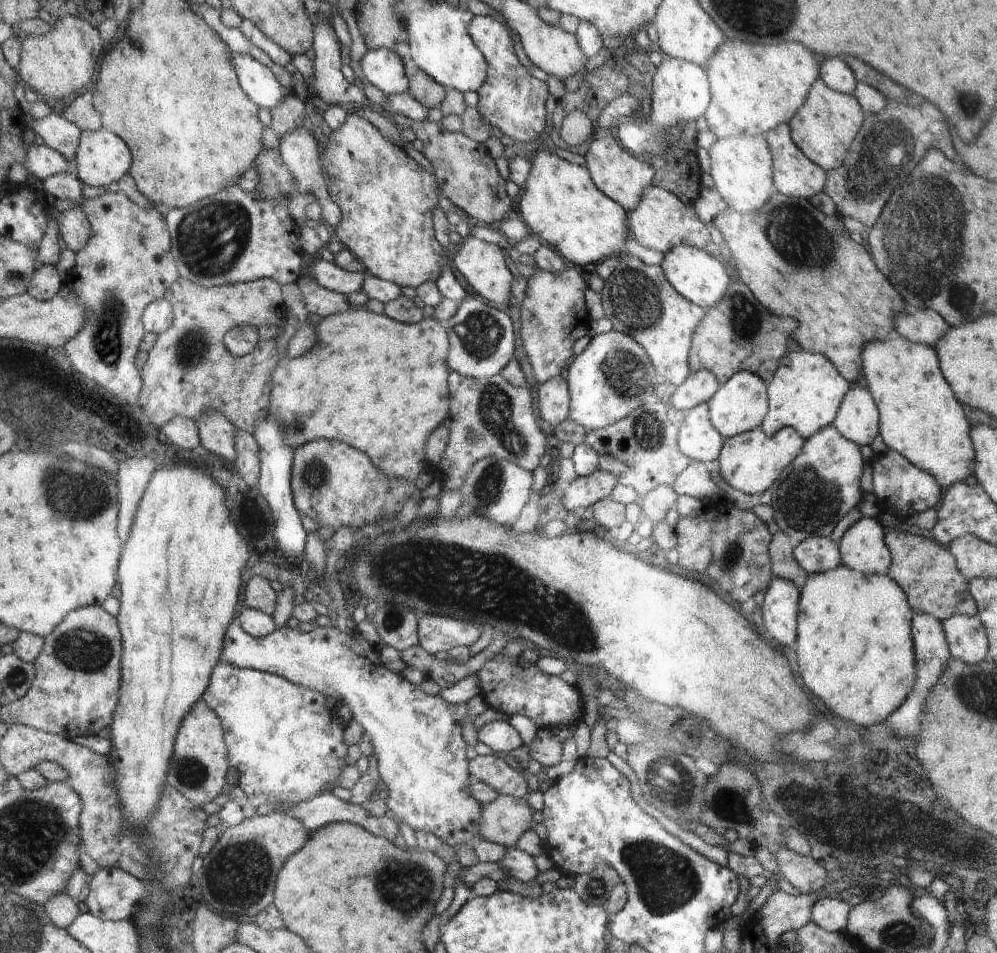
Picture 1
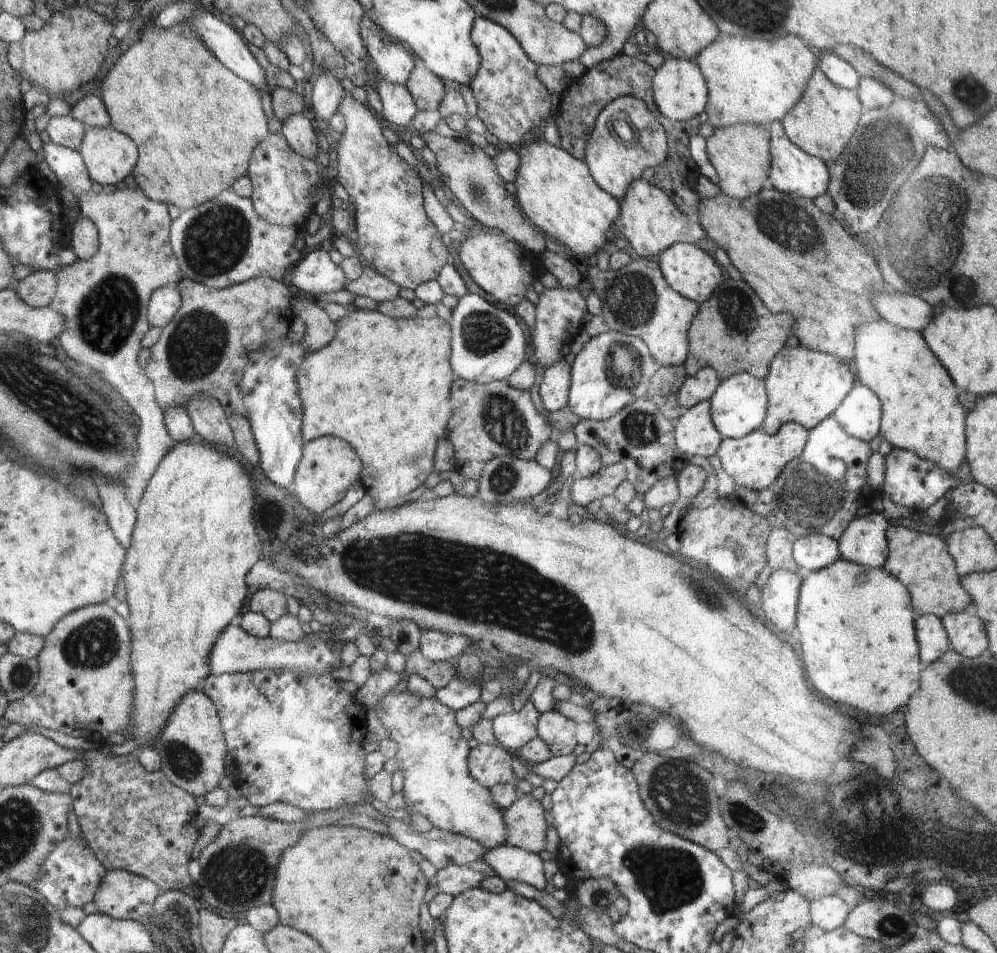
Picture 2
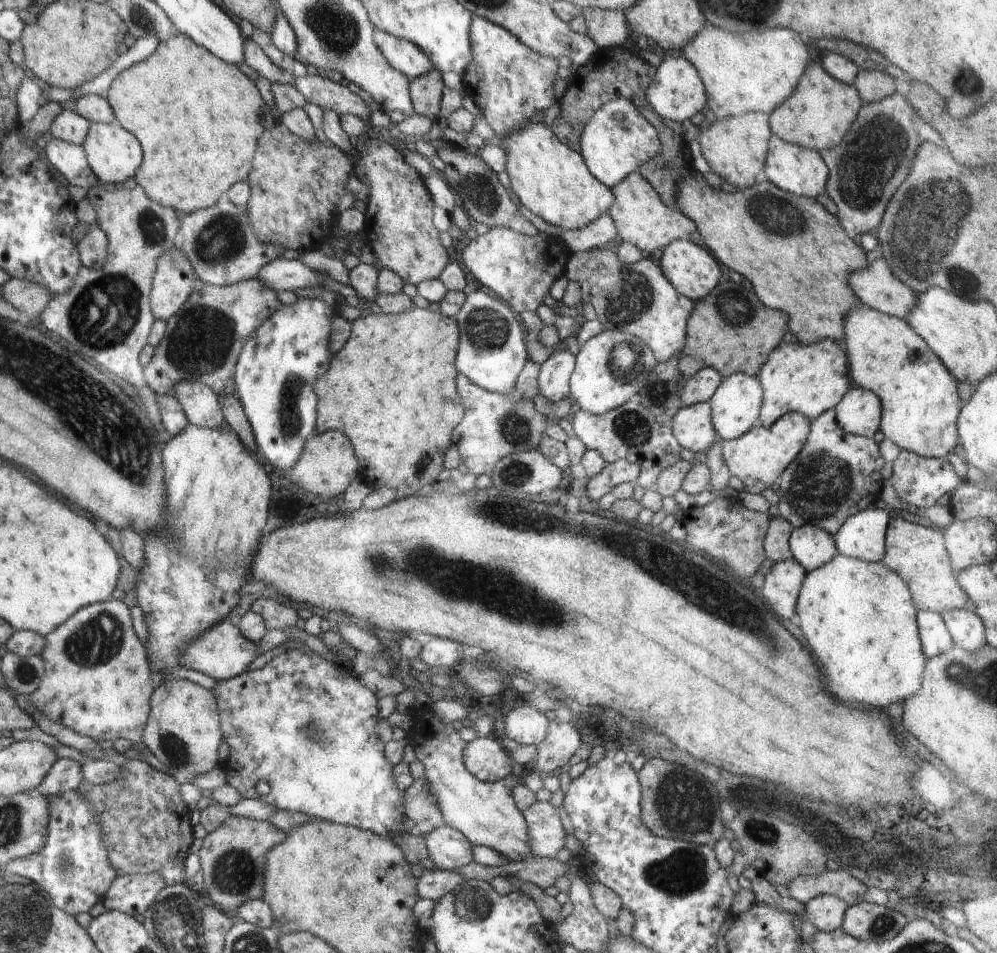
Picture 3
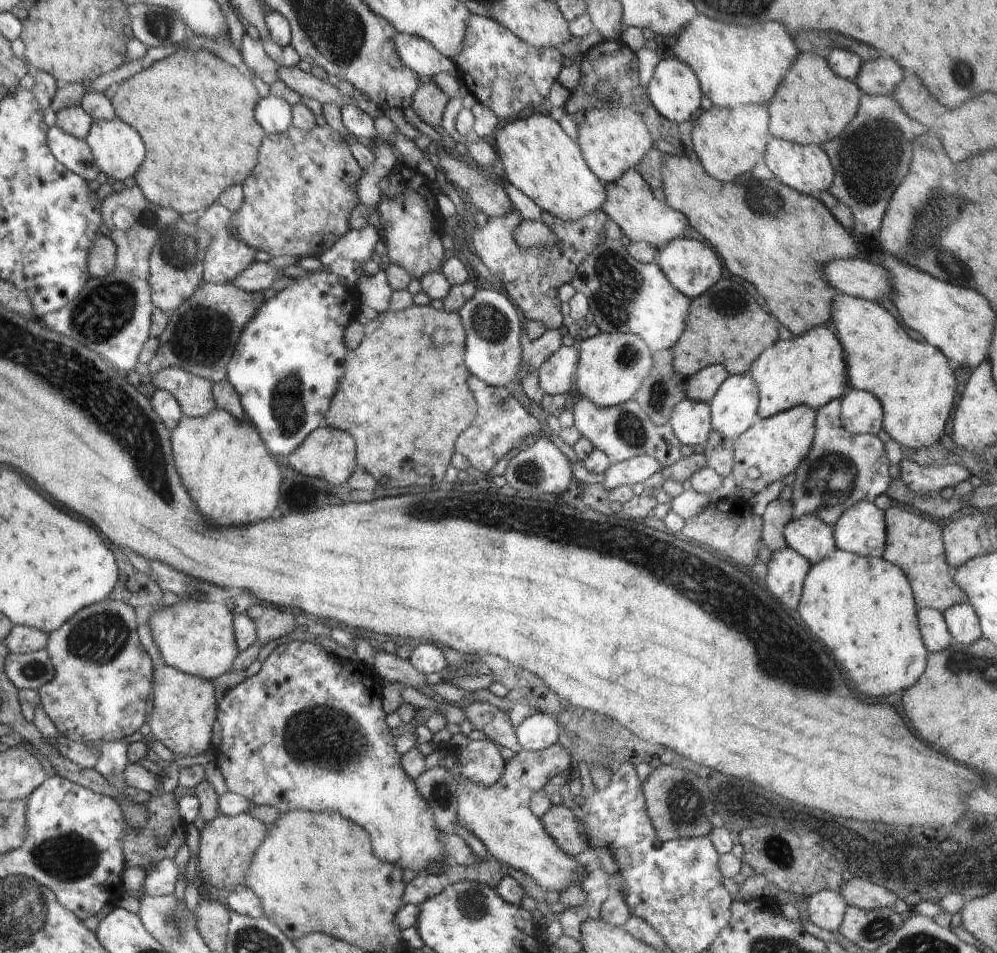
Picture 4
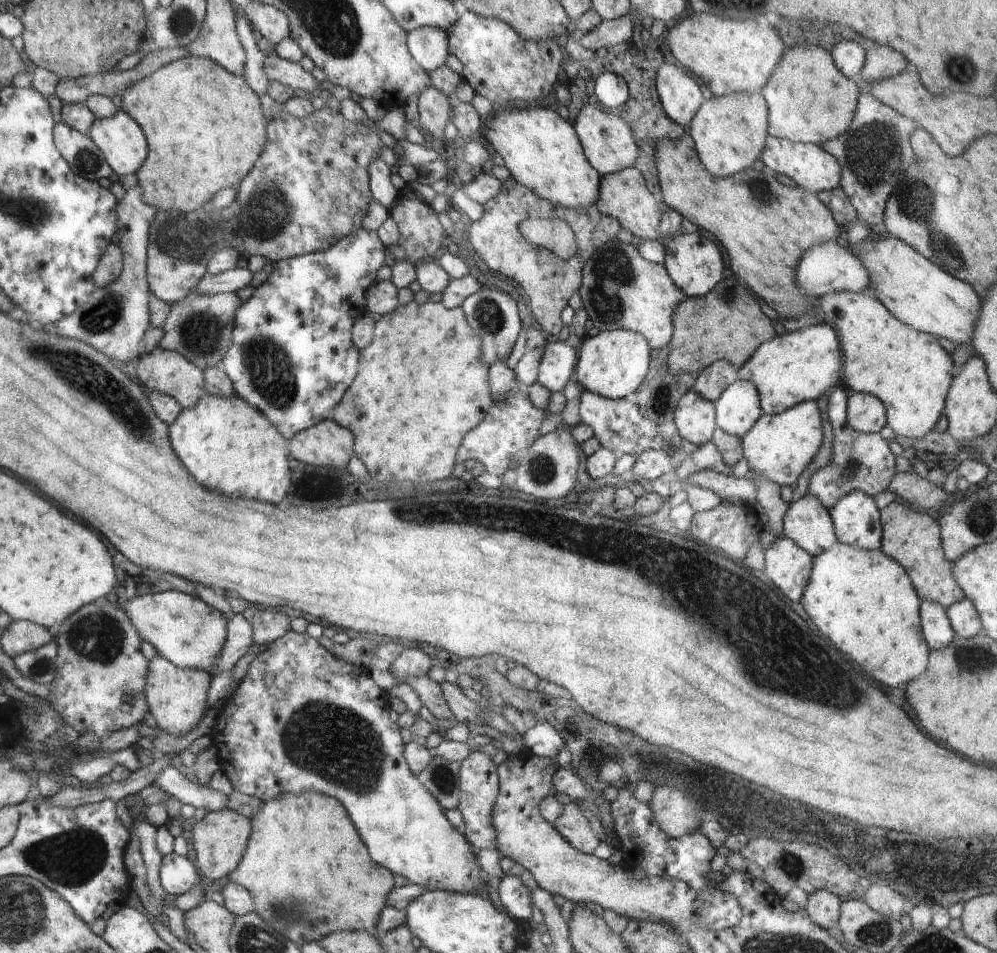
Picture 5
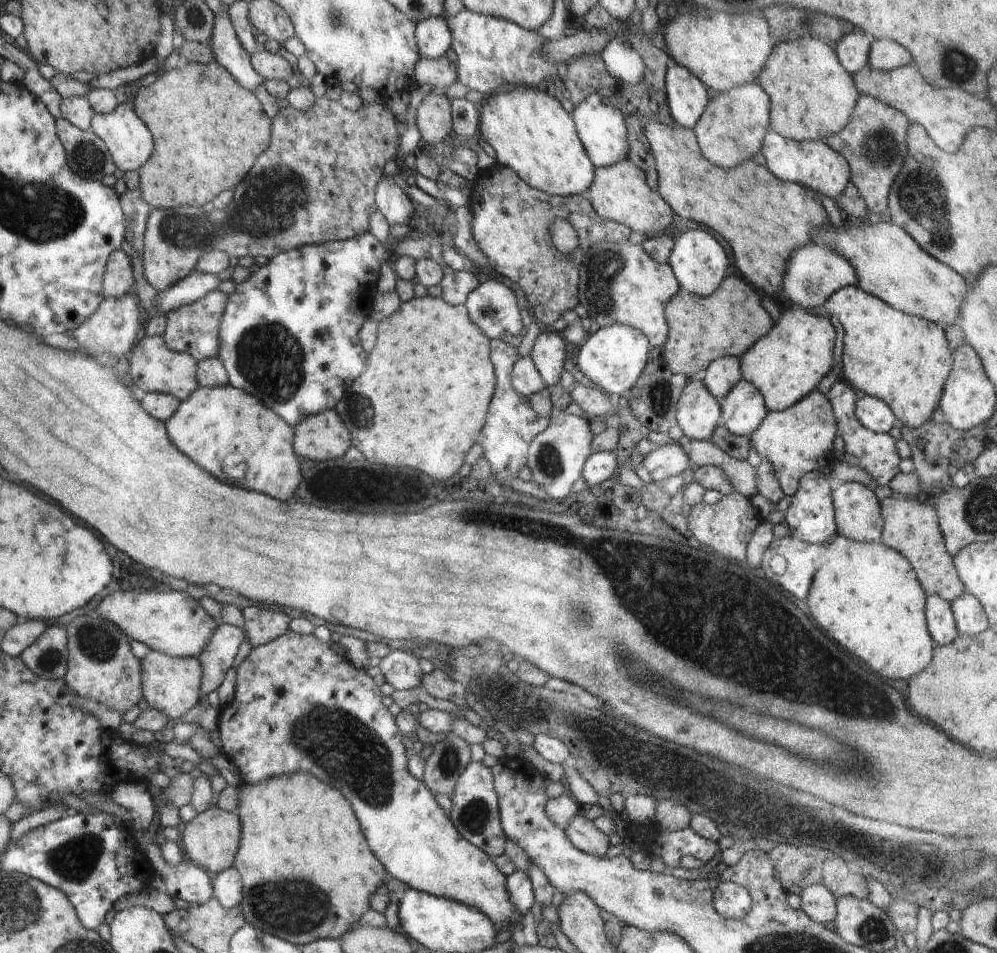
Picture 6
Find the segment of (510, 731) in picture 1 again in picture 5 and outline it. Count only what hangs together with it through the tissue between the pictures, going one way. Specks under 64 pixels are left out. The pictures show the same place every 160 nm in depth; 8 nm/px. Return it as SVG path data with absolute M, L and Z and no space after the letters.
M537 722L523 737L530 753L539 757L556 759L558 753L565 748L565 742L550 723Z

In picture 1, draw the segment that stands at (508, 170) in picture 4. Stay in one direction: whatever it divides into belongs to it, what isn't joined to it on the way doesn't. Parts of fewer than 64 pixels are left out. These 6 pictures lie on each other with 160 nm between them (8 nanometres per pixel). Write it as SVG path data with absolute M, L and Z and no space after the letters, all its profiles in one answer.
M548 146L531 157L531 169L525 190L516 200L516 209L523 217L531 235L550 245L566 262L580 270L589 270L605 258L625 252L624 243L630 236L627 213L623 206L608 198L594 184L587 167L562 159Z

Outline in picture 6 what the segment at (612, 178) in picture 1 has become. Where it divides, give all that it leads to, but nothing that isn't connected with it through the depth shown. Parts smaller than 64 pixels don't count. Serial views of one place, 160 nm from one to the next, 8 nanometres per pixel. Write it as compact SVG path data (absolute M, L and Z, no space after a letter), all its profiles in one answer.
M591 93L574 107L572 118L588 158L595 167L605 167L627 158L628 139L625 116L609 104L602 93Z

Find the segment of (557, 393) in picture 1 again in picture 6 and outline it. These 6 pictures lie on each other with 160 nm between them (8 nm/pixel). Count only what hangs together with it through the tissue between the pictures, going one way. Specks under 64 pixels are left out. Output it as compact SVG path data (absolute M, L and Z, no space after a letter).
M543 328L534 341L530 358L547 387L559 382L566 360L565 338L555 331Z

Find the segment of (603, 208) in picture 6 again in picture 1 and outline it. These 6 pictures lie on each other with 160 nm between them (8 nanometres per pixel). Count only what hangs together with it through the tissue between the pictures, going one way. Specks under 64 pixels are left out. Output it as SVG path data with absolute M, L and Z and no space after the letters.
M652 184L643 190L639 205L627 213L627 222L629 234L639 244L662 254L678 245L703 249L711 242L707 226L697 217L694 206L686 206L673 192Z

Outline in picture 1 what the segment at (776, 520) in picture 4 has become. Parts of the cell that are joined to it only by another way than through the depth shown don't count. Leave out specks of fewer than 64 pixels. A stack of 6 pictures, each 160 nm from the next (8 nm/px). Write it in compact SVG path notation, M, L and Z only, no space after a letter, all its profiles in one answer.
M780 530L774 534L769 544L771 569L774 577L789 580L801 590L809 574L794 558L793 548L791 538L787 534Z

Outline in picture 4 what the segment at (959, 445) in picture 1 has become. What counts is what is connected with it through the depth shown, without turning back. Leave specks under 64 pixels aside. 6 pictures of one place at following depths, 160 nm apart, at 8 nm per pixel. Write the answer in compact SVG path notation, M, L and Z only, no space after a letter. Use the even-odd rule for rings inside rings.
M849 294L832 300L832 324L845 352L849 388L874 394L884 408L883 429L902 447L923 449L940 442L956 398L957 378L948 358L928 342L910 340L902 324L876 301ZM908 356L930 356L914 362Z

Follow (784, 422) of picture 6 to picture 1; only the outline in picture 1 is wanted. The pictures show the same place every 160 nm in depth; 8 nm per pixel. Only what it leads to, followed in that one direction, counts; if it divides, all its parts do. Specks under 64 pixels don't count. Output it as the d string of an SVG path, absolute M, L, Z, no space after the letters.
M761 427L733 437L724 437L724 446L716 459L718 473L726 483L747 495L761 494L768 490L780 476L780 473L800 453L805 440L793 428L780 429L769 437Z

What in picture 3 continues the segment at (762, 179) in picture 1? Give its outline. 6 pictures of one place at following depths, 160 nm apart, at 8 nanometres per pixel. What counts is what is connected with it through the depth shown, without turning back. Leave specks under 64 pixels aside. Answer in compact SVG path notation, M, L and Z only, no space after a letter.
M748 112L742 116L734 115L716 120L710 128L708 124L701 130L700 138L696 138L701 146L702 154L708 162L711 171L722 176L728 184L744 188L750 186L756 174L764 168L764 160L768 152L768 140L772 136L768 126L768 114Z

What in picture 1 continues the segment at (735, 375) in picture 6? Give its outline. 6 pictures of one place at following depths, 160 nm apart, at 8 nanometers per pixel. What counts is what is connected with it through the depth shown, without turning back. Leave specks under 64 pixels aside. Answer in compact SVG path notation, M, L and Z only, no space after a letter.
M709 370L691 372L686 380L676 387L670 399L671 406L685 412L700 403L707 403L719 385L716 377Z

